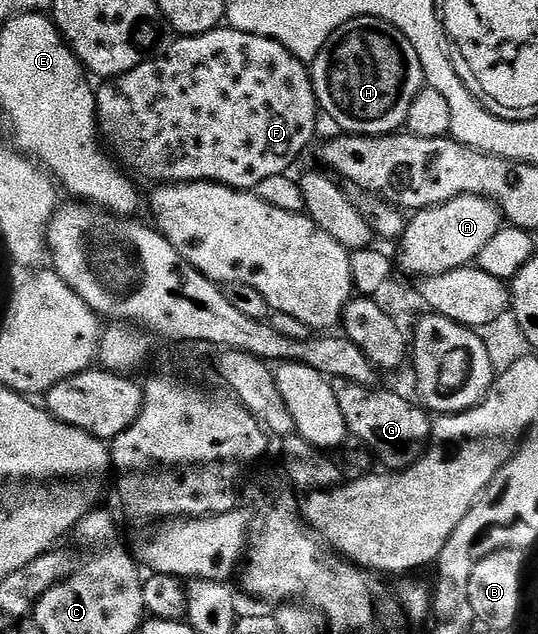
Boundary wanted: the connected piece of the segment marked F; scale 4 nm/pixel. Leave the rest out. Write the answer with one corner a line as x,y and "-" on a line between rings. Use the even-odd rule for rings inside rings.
220,26
200,36
179,36
176,41
176,44
168,43
165,51
156,56
154,60
146,60
141,66
108,79
100,83
103,84
101,86
98,85
95,101
97,102
99,135
105,141
106,147
117,157
118,163
126,166
132,173
140,172
147,180
159,180
155,182
176,184
206,182
224,184
227,188
240,190
254,190
258,184
265,182
265,178
273,178
273,174
290,173
291,163
310,146
311,139
315,136
315,123
321,120
319,99
315,97
308,65
298,60
285,46
281,46
281,42
273,38
242,32
230,26

